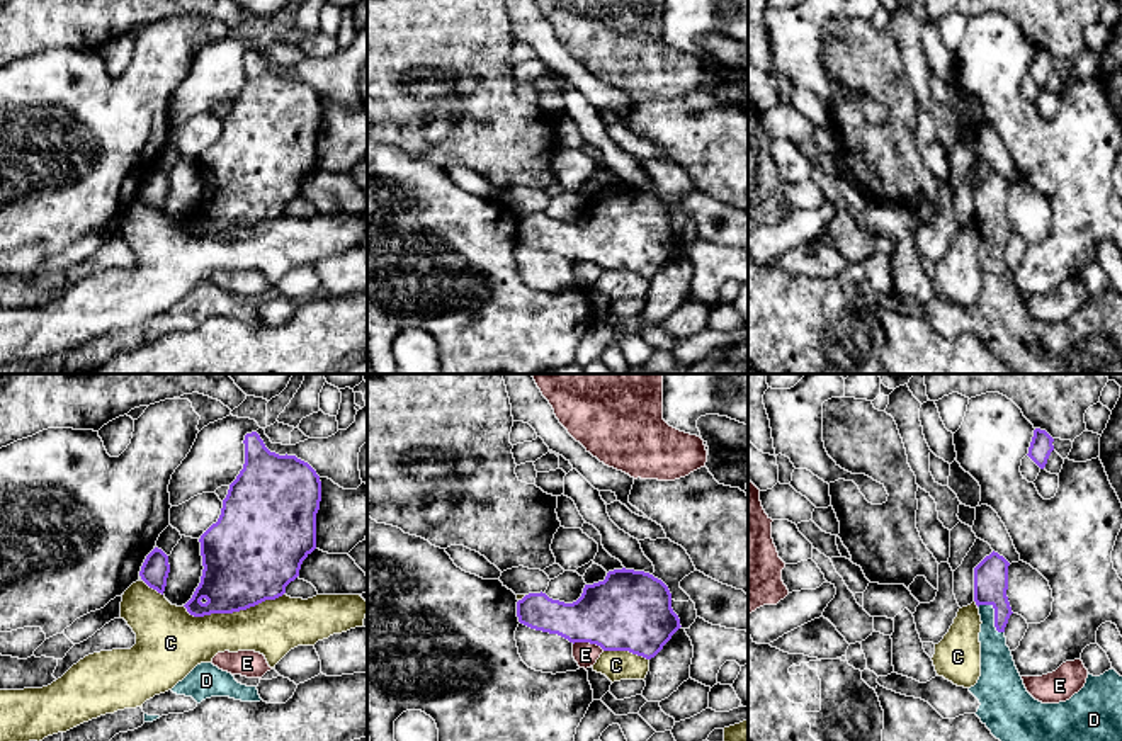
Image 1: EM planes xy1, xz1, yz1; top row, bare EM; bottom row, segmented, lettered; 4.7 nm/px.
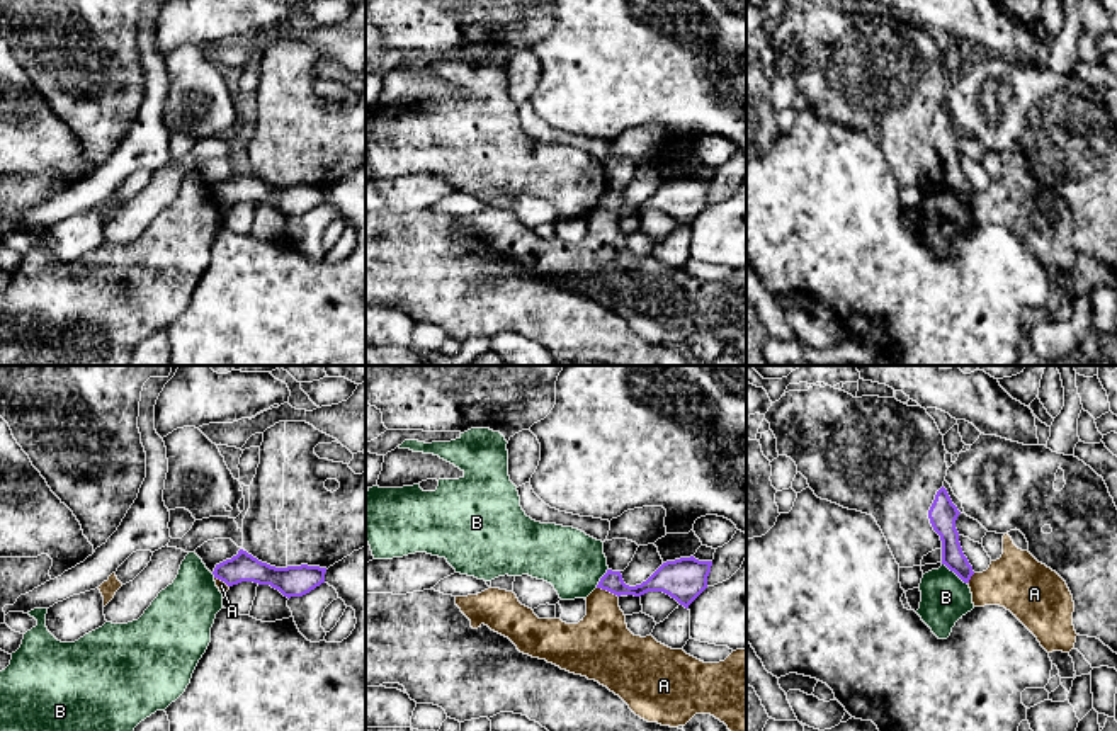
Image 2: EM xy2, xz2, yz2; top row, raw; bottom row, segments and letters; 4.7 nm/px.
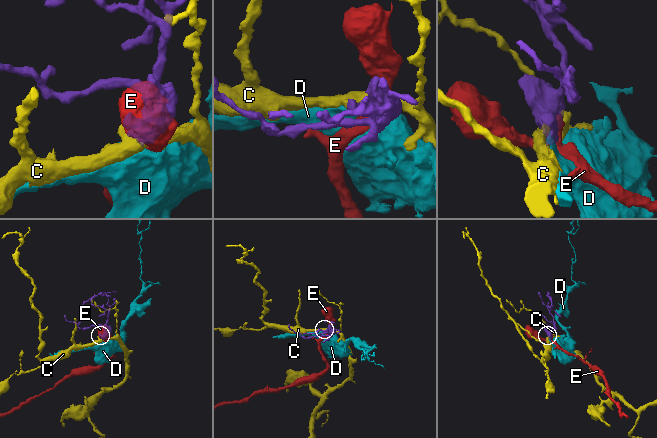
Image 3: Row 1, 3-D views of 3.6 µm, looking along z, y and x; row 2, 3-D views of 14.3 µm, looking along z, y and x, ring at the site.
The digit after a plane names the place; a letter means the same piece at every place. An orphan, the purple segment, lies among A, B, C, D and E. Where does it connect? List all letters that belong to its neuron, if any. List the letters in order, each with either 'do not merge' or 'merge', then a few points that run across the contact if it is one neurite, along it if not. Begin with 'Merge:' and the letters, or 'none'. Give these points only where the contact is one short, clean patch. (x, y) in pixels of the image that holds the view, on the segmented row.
Merge: D
A: do not merge; line xz2 (597, 587), (618, 597)
B: do not merge
C: do not merge
D: merge; line yz1 (991, 575), (995, 616), (995, 656), (998, 668)
E: do not merge

